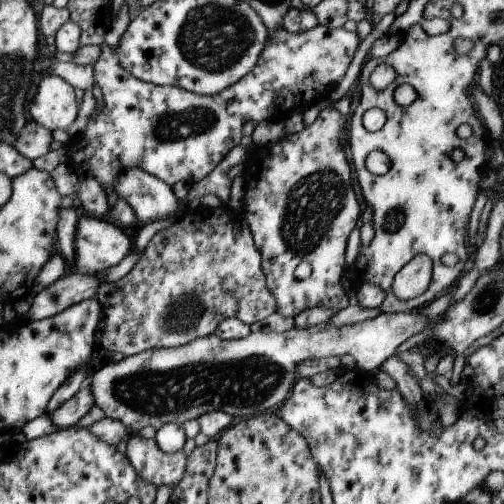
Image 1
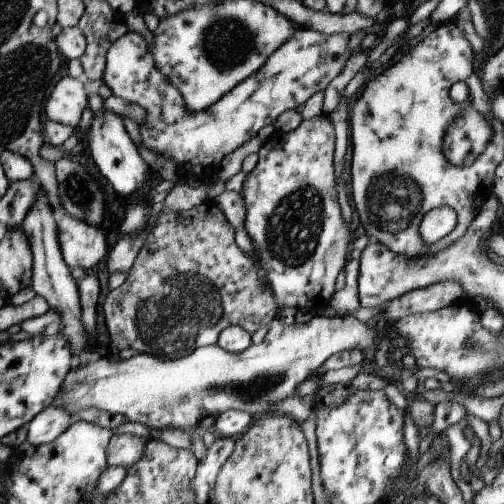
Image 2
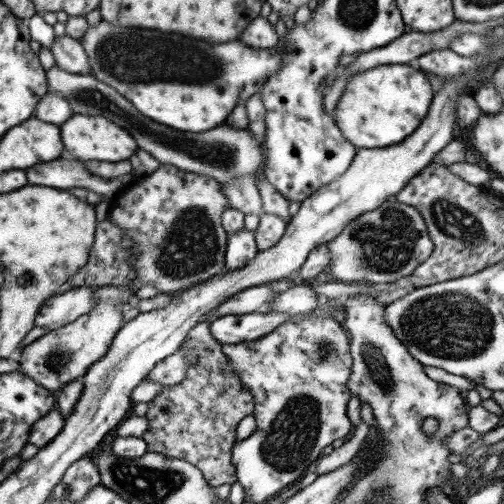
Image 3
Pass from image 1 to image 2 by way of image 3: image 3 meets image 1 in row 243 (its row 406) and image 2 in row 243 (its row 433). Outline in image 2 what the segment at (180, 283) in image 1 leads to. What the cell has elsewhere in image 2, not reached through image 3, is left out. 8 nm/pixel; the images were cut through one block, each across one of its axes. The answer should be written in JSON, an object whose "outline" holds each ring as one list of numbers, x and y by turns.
{"outline":[[213,200,185,210,185,212,161,212,155,228,145,238,139,254,127,270,127,278,121,286,109,290,103,300,103,318,111,348,135,350,161,360,177,360,189,356,195,348,217,344,223,328,239,324,249,334,261,326,269,326,275,320,277,302,273,292,259,282,259,270,255,264,239,252,235,246,235,230,227,218,219,212]]}

